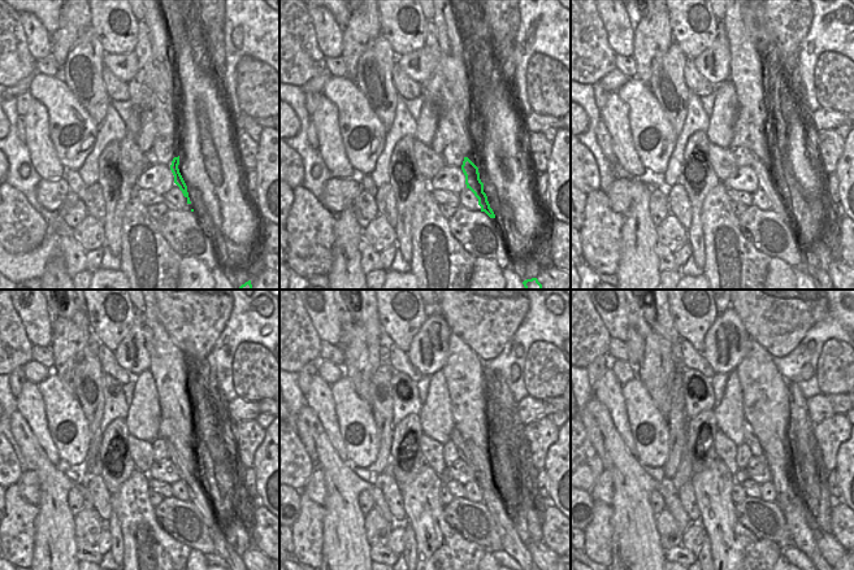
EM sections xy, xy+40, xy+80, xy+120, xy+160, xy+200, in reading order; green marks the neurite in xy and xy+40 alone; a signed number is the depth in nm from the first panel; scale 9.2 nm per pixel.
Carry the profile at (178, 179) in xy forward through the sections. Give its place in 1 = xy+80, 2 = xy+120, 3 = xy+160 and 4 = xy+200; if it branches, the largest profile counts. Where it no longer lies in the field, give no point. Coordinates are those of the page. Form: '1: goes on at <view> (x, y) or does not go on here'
1: goes on at xy+80 (770, 186)
2: goes on at xy+120 (198, 496)
3: goes on at xy+160 (511, 543)
4: goes on at xy+200 (803, 539)

